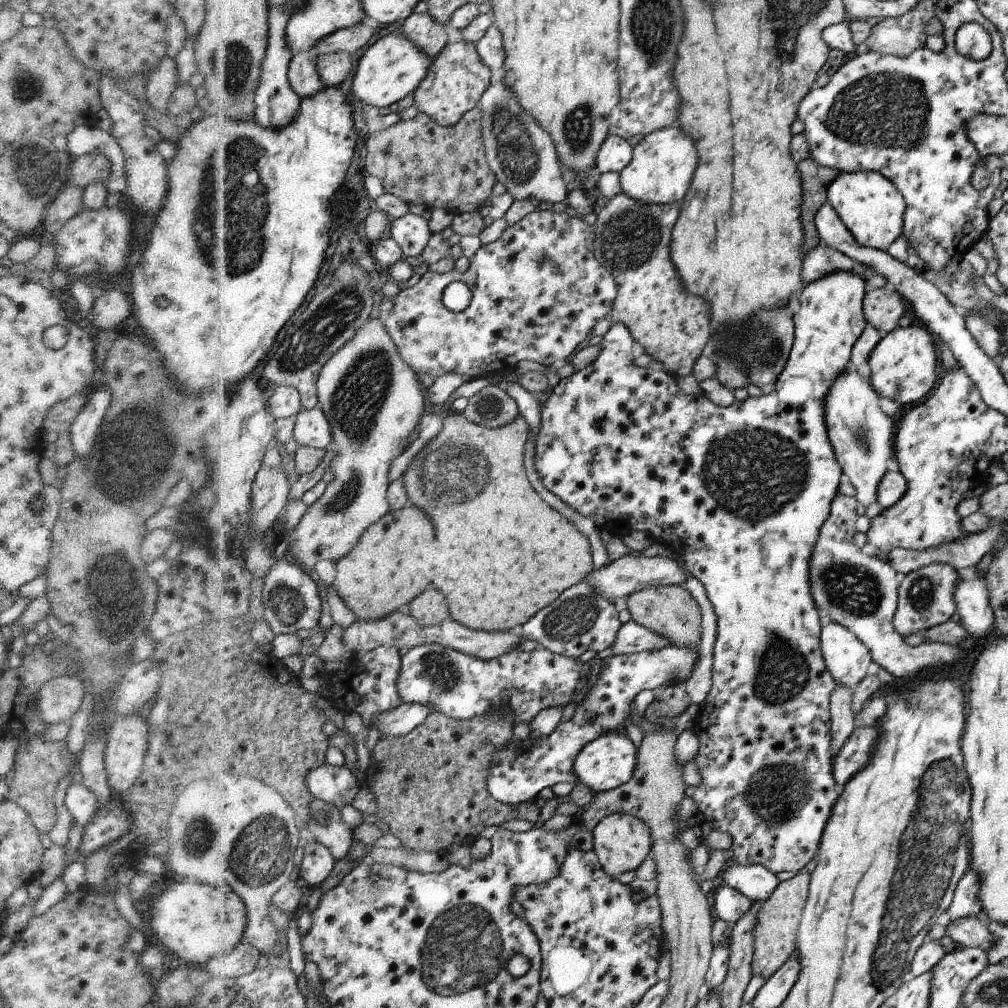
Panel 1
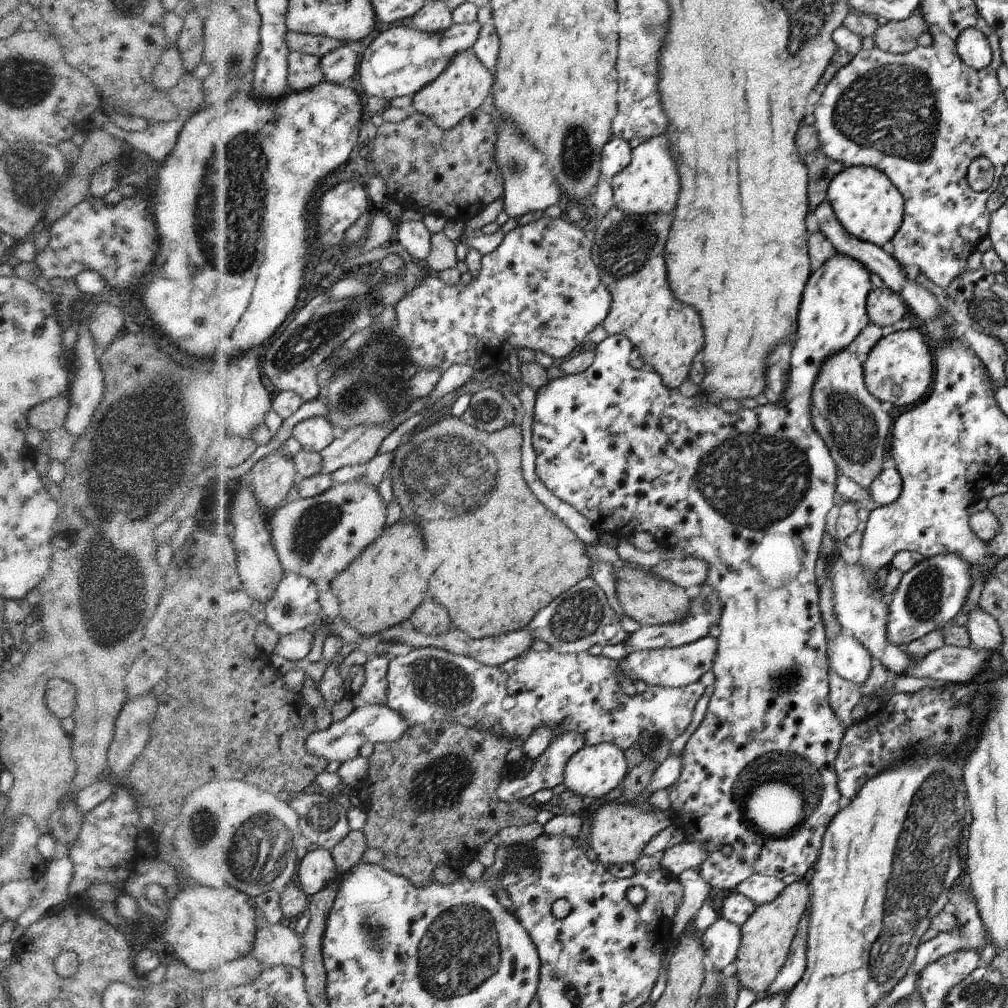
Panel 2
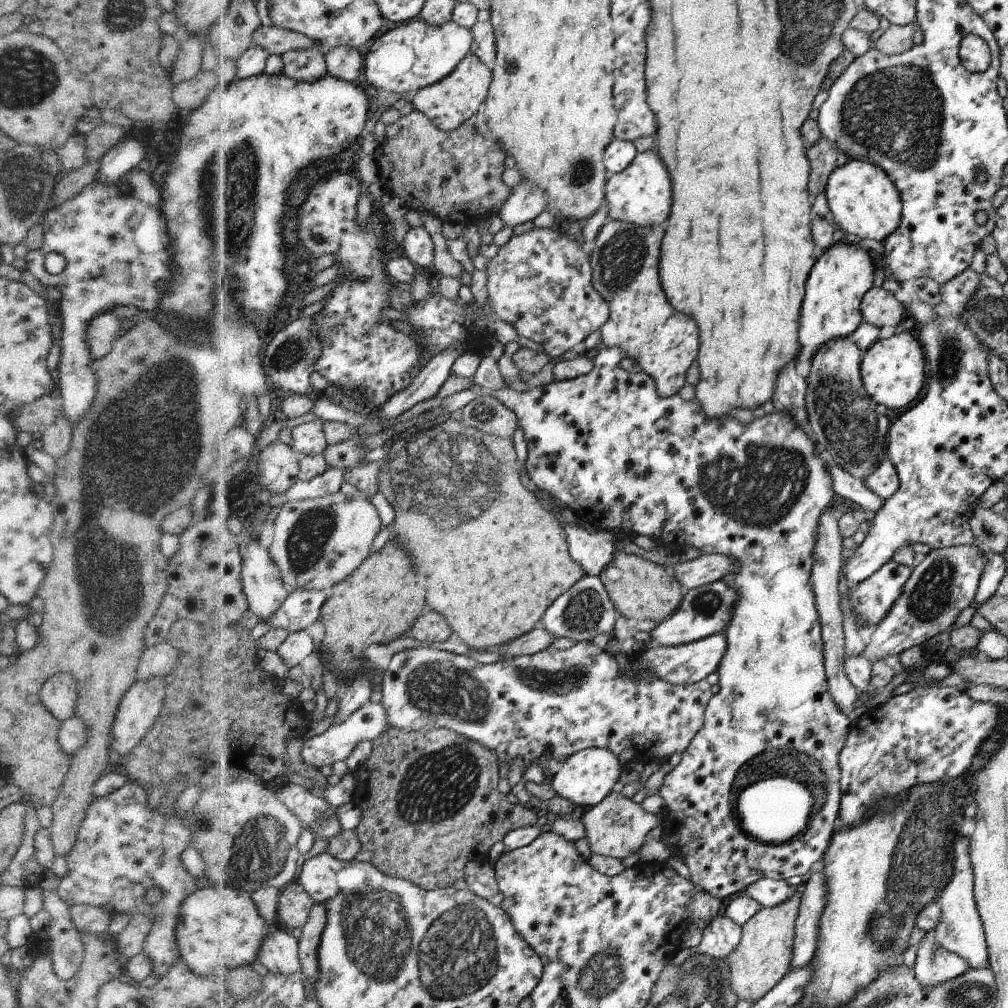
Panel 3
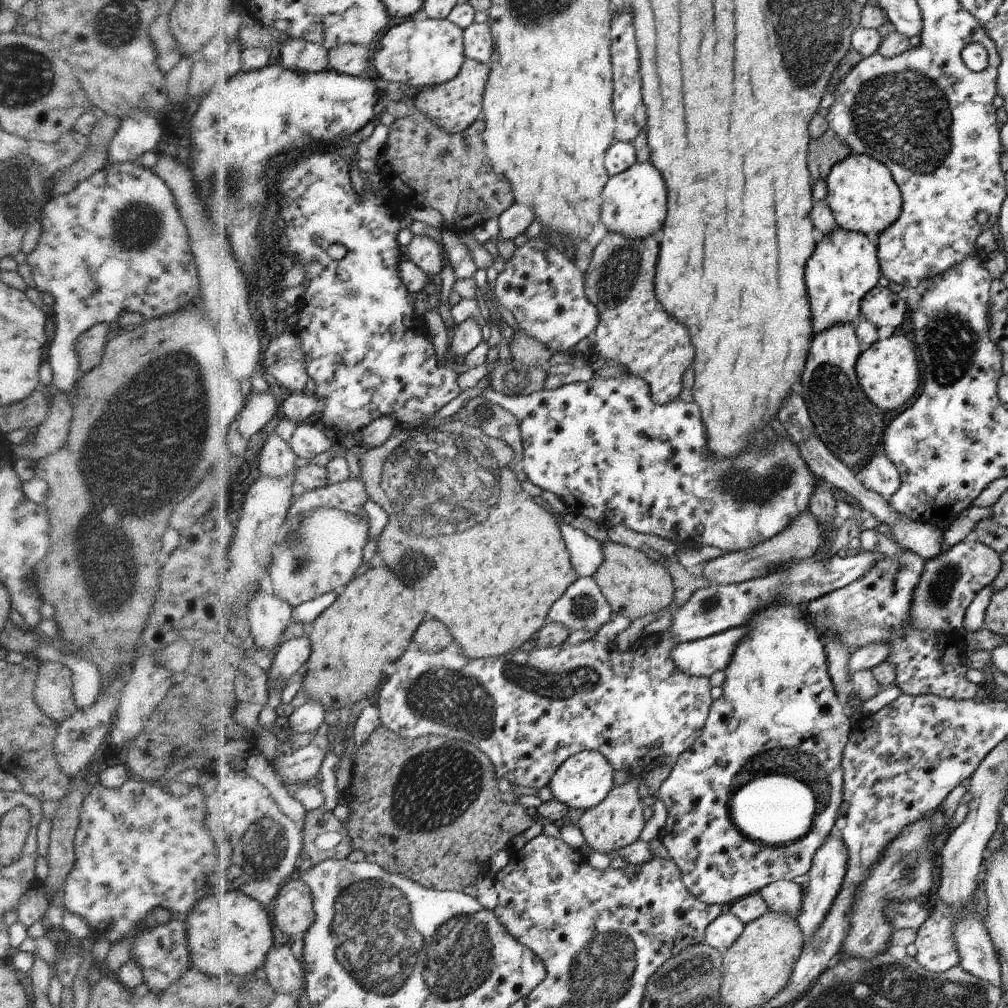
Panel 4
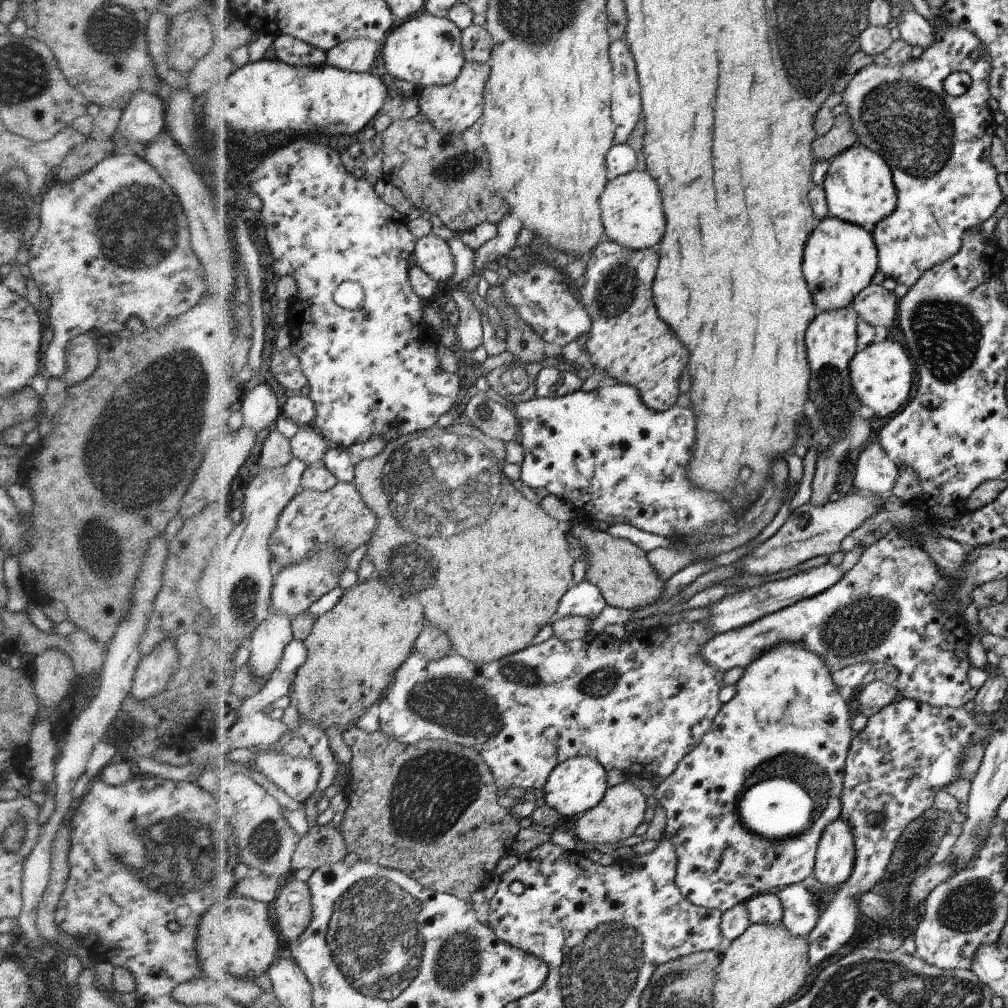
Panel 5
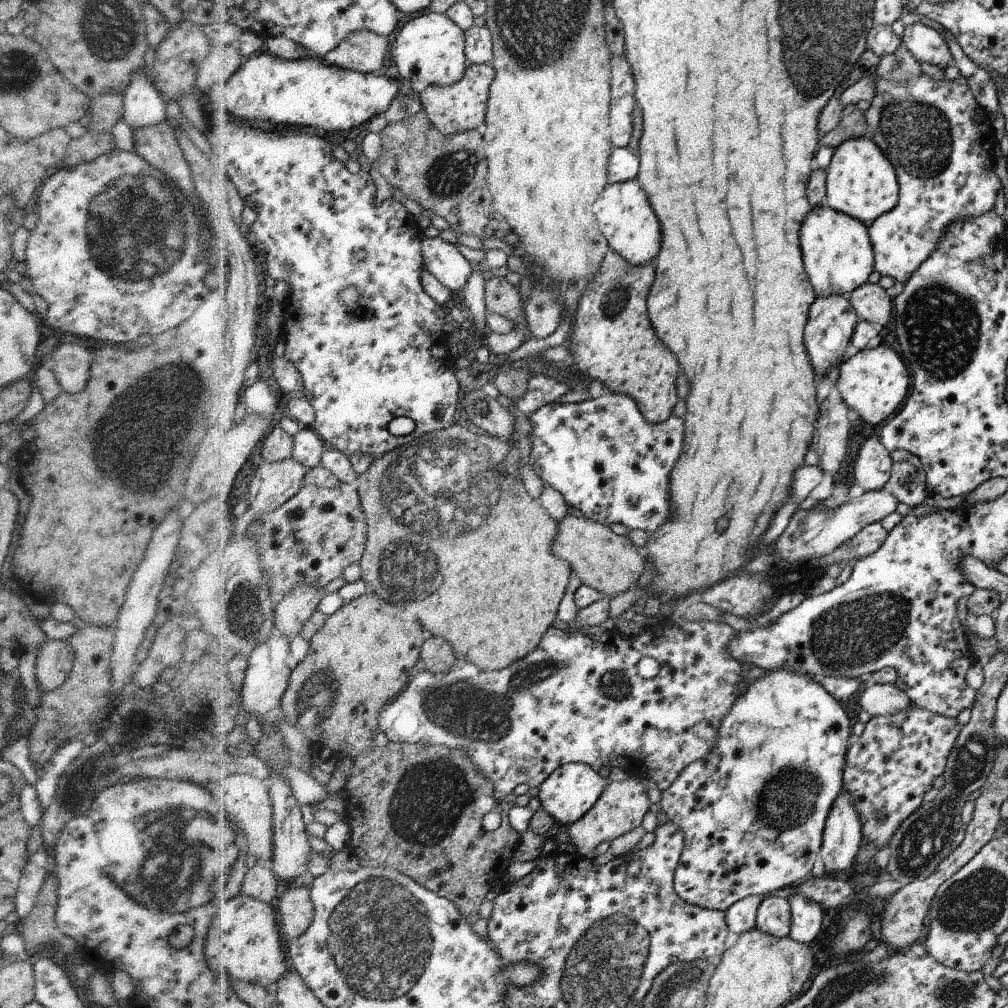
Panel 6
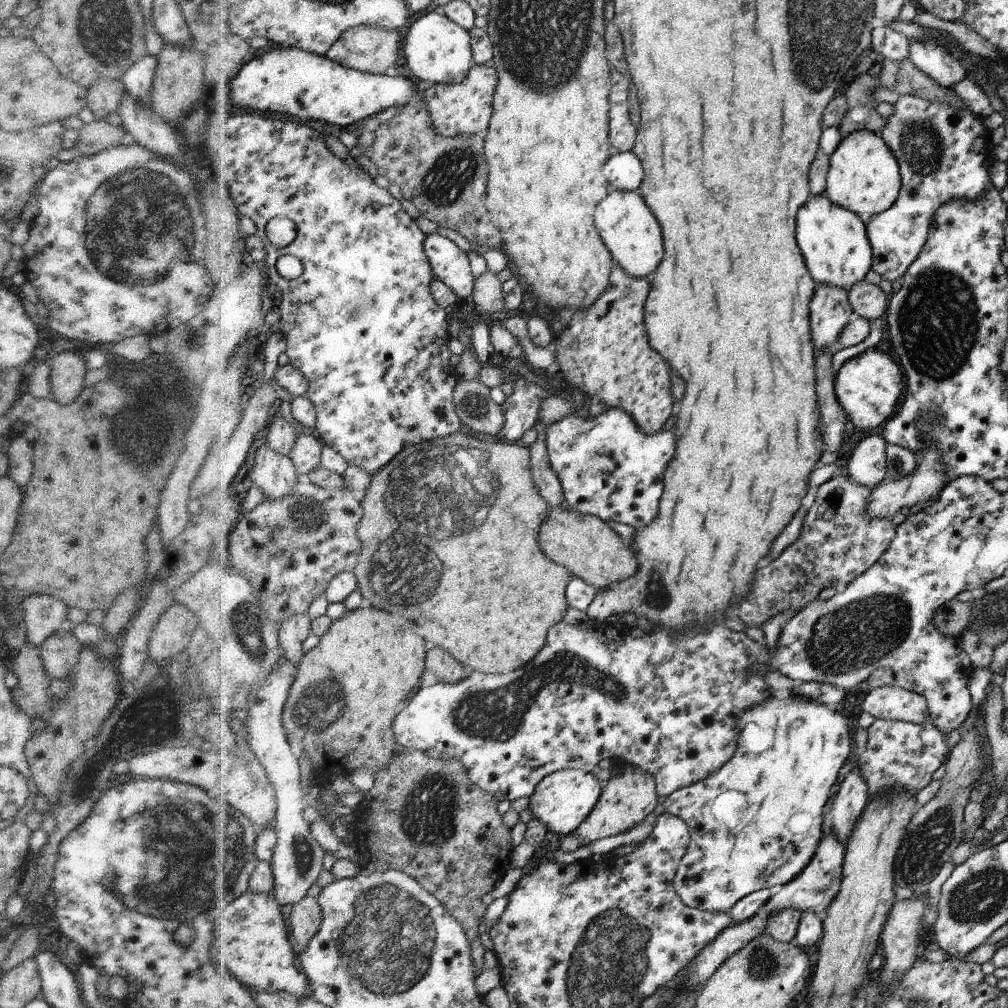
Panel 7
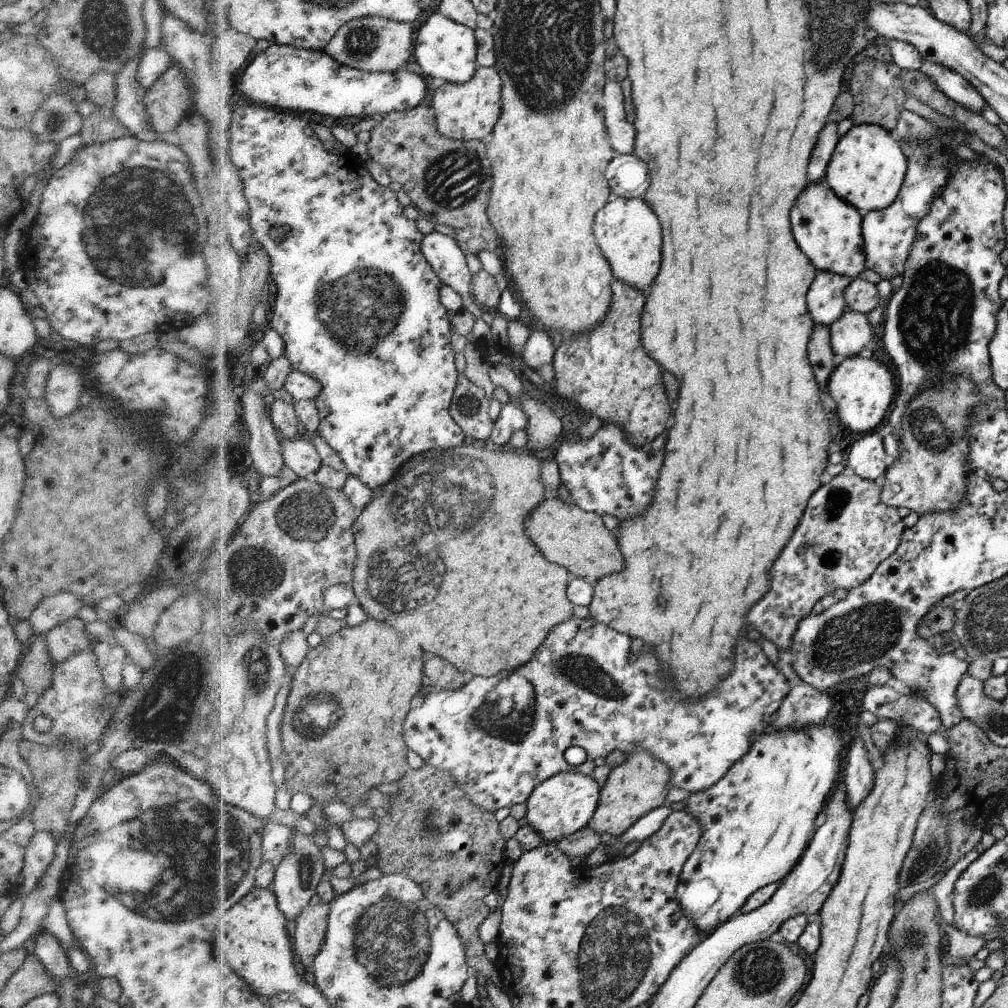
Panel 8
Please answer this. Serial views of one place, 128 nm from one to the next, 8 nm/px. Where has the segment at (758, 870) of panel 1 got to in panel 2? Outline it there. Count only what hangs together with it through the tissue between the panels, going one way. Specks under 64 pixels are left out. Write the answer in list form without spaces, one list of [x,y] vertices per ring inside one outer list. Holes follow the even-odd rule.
[[[756,874],[735,889],[750,898],[756,906],[760,906],[774,902],[784,892],[784,882],[778,878]]]

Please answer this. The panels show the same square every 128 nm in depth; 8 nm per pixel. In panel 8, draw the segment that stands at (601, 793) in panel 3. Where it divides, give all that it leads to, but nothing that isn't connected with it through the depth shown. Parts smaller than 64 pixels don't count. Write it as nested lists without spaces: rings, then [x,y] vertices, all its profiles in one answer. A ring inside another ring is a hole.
[[[563,772],[547,778],[530,795],[525,814],[528,824],[548,843],[560,842],[589,826],[599,806],[602,787],[591,775]]]

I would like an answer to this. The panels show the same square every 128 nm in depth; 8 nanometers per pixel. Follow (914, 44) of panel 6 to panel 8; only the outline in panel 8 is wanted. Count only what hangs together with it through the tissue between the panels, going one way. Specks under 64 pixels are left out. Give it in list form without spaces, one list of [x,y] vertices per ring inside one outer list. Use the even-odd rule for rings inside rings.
[[[928,61],[922,63],[921,71],[928,75],[928,78],[936,83],[936,86],[945,95],[948,95],[948,98],[955,99],[957,103],[960,103],[960,106],[982,115],[987,105],[986,100],[964,78],[964,75],[958,74],[955,70],[950,70],[947,66],[940,66],[940,64],[929,63]]]

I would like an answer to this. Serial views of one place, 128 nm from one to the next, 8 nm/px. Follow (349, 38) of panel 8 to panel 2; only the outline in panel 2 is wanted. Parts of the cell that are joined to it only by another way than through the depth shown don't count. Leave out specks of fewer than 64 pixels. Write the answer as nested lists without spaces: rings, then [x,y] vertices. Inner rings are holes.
[[[349,45],[336,48],[334,52],[323,57],[326,80],[339,85],[347,85],[350,80],[355,78],[358,64],[360,64],[360,56]]]

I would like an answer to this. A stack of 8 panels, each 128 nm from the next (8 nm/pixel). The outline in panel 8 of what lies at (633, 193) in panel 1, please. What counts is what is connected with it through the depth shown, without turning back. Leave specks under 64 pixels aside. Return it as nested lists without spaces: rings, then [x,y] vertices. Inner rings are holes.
[[[614,197],[594,218],[594,236],[598,248],[608,254],[611,271],[615,279],[636,288],[648,286],[660,268],[660,246],[662,246],[662,230],[656,214],[642,198]]]

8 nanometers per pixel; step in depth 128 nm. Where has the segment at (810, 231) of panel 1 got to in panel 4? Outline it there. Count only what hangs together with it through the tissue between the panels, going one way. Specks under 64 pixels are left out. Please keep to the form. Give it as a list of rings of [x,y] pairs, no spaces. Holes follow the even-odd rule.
[[[830,128],[820,138],[812,140],[812,182],[827,181],[831,170],[851,156],[850,147]]]

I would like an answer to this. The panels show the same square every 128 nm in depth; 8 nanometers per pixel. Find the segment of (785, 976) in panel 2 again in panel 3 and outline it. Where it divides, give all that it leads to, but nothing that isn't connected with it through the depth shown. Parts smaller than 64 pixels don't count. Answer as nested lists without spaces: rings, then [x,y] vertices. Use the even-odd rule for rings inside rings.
[[[817,871],[804,881],[801,887],[802,901],[799,906],[799,918],[795,922],[795,954],[790,972],[808,965],[814,957],[816,938],[818,938],[818,920],[822,918],[826,906],[826,874]]]

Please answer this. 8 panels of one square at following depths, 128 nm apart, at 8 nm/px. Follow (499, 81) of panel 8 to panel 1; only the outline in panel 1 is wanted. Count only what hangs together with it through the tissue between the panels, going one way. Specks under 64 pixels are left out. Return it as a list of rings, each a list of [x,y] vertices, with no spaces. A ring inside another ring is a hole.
[[[460,41],[449,44],[437,57],[431,73],[416,93],[416,105],[420,112],[429,114],[442,126],[453,127],[464,115],[482,100],[490,86],[490,67],[480,58],[473,42]]]

